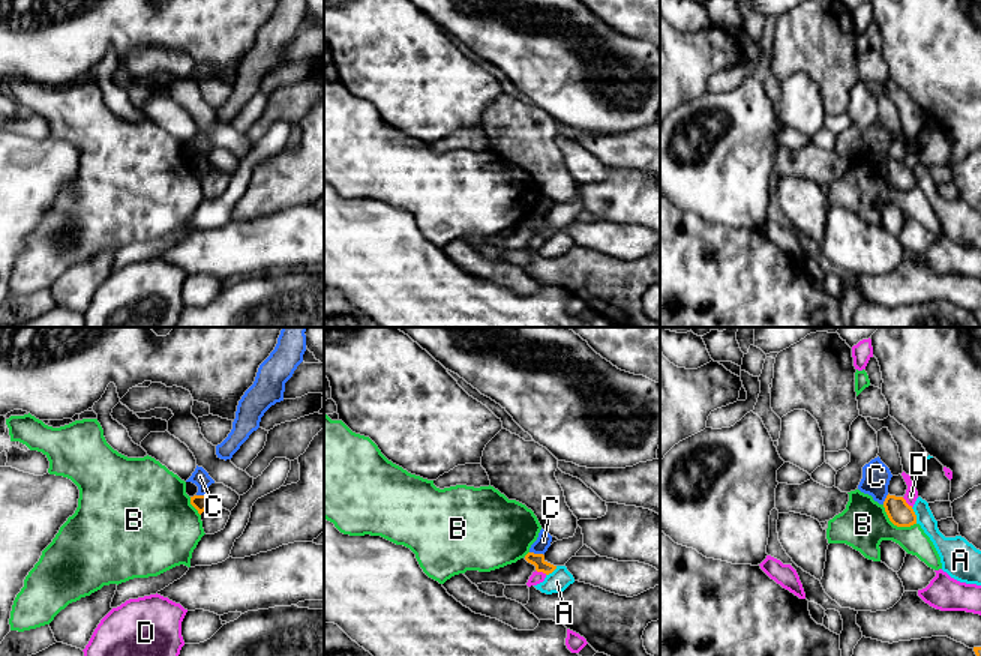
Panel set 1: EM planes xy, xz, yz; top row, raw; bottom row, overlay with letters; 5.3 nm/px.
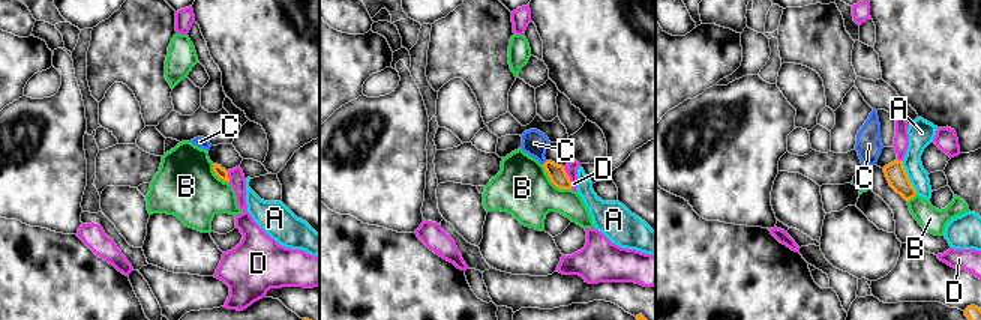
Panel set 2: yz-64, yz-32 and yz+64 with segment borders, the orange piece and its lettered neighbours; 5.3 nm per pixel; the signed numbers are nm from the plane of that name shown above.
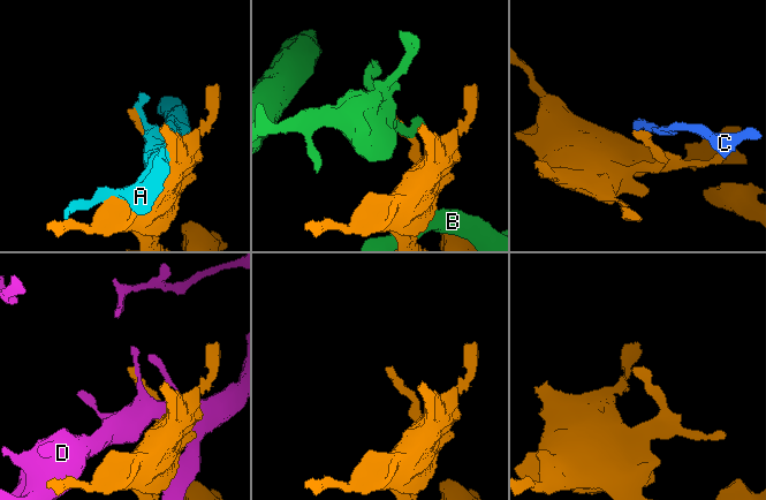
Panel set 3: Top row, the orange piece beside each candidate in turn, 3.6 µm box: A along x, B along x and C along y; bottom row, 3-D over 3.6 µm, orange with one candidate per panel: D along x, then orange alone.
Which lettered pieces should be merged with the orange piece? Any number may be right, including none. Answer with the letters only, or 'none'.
none

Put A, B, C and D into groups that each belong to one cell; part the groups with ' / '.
A / B / C / D

